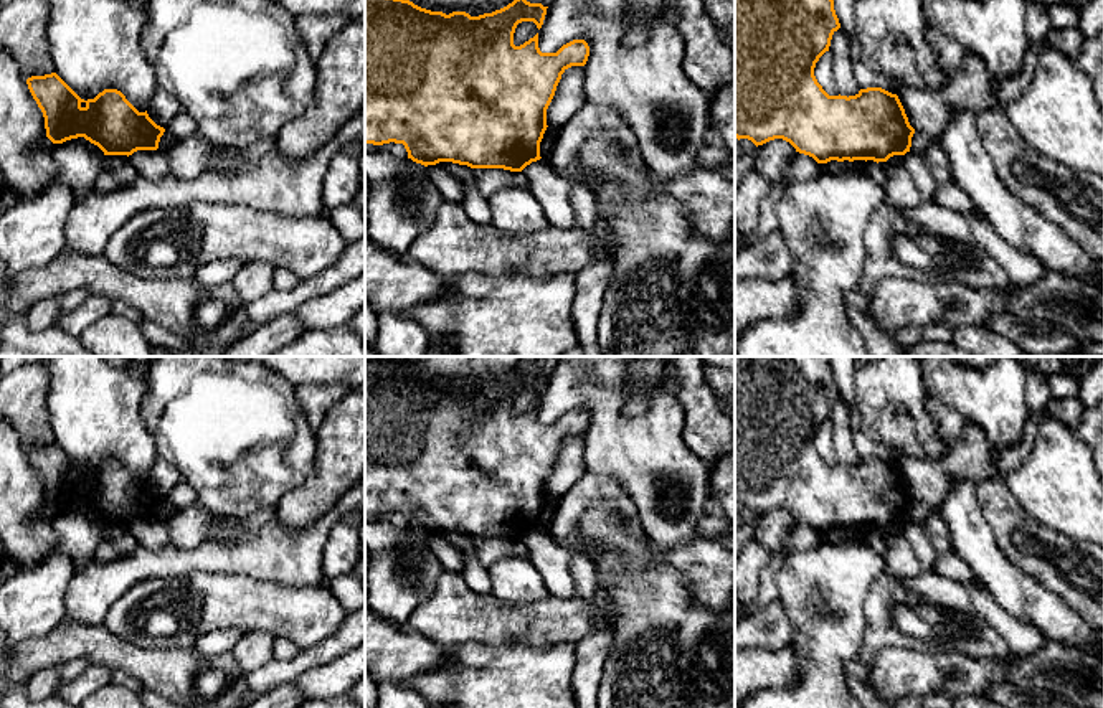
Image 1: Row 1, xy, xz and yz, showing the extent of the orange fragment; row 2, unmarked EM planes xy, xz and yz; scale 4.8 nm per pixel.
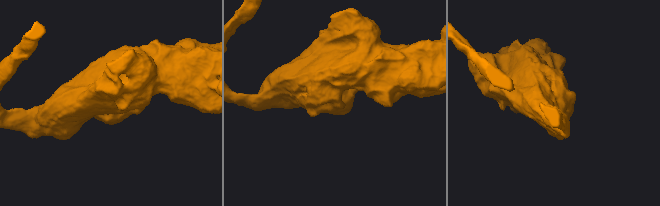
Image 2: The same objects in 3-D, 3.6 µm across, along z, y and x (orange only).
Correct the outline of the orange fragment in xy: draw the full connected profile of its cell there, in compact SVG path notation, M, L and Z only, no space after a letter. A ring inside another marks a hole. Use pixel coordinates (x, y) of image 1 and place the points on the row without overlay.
M56 442L31 446L28 459L45 487L53 513L84 507L104 525L132 525L157 520L165 498L139 482L117 459L104 459L94 469L81 469Z

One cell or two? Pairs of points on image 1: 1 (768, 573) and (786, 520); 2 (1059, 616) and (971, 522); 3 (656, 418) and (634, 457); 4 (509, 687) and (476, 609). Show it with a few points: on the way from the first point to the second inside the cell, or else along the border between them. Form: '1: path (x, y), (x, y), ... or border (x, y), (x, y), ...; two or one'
1: path (776, 560), (780, 533); one
2: path (1032, 603), (978, 548); one
3: path (656, 428), (656, 436), (644, 448); one
4: border (453, 647), (463, 642), (520, 642), (532, 647); two

